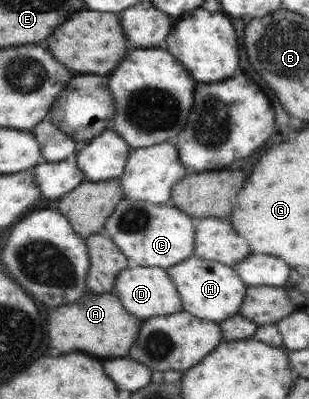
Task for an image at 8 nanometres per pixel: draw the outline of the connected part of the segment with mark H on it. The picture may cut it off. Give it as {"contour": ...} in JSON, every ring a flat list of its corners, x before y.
{"contour":[[187,256,181,263,164,269,181,302,181,309,193,317,218,323,238,313,245,286,231,266]]}

